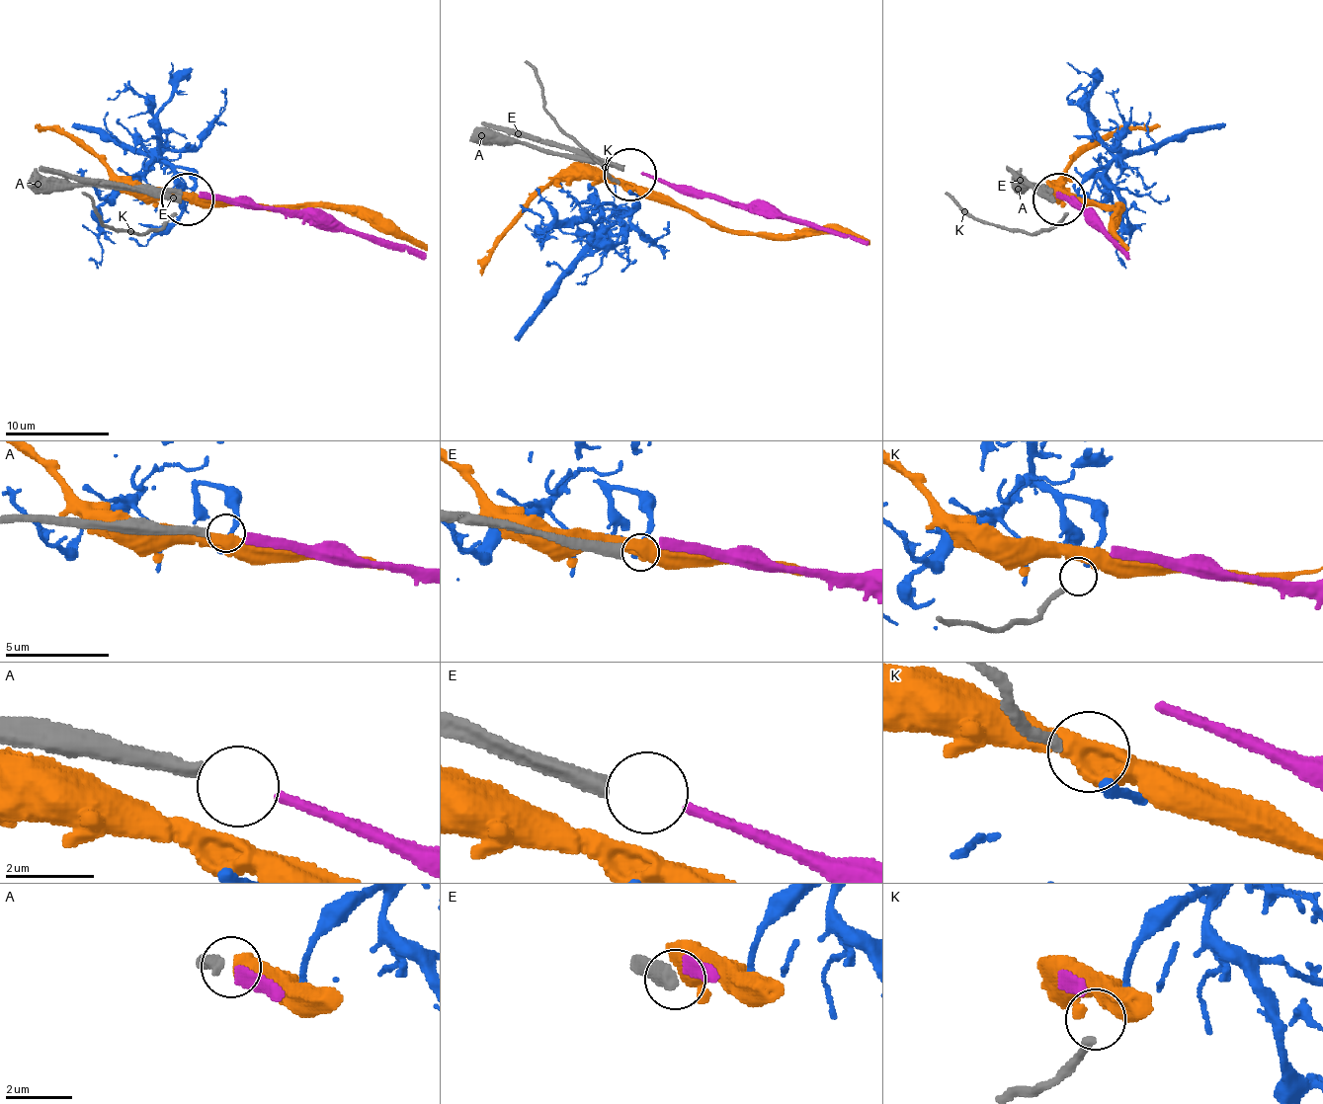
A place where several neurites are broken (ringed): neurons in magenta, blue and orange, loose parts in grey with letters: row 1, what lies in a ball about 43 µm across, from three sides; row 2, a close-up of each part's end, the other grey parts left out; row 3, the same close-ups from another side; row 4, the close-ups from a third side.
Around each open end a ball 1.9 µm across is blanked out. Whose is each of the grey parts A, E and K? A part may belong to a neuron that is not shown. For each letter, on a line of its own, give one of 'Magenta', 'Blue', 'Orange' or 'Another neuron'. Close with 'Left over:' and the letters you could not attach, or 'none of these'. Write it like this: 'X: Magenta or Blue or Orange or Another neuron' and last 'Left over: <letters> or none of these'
A: Magenta
E: Another neuron
K: Blue
Left over: E

